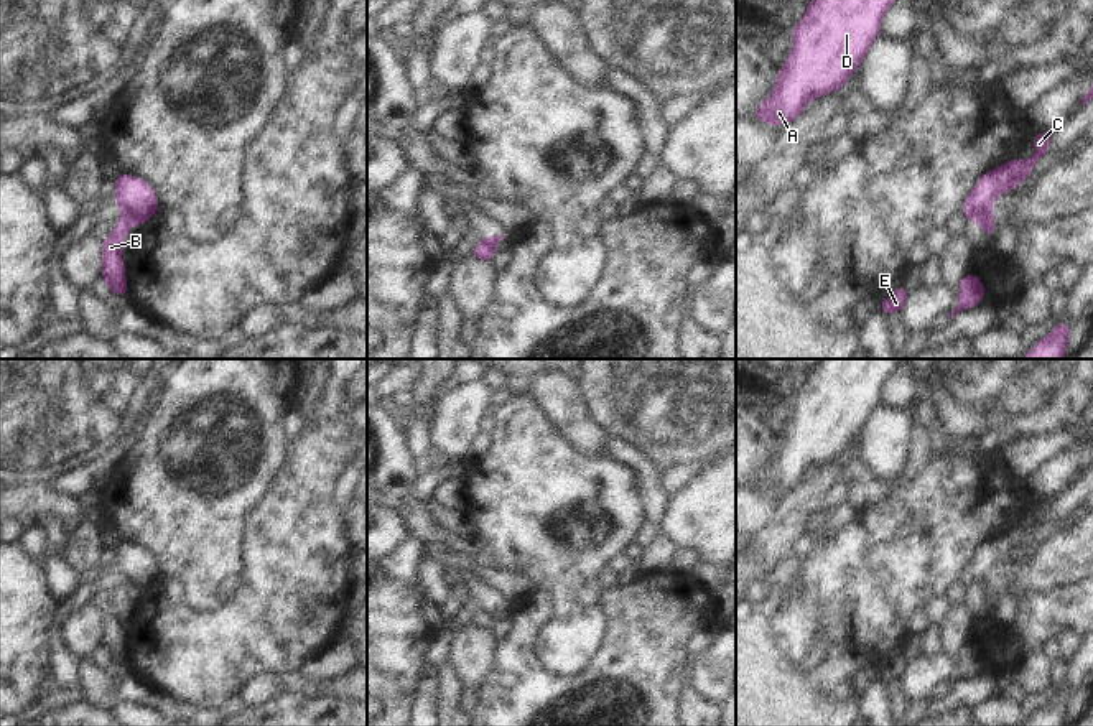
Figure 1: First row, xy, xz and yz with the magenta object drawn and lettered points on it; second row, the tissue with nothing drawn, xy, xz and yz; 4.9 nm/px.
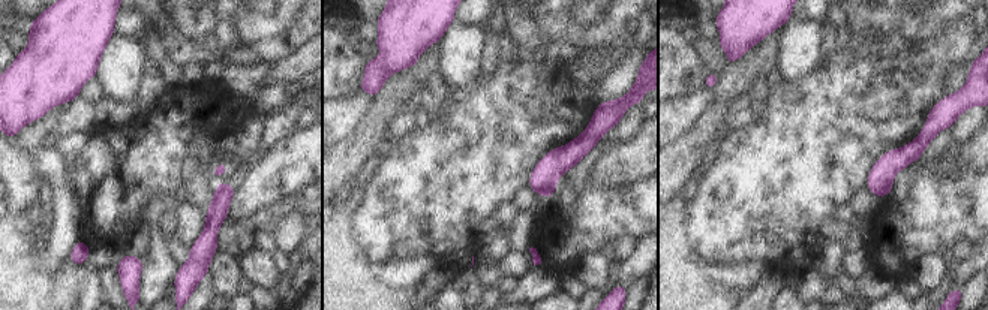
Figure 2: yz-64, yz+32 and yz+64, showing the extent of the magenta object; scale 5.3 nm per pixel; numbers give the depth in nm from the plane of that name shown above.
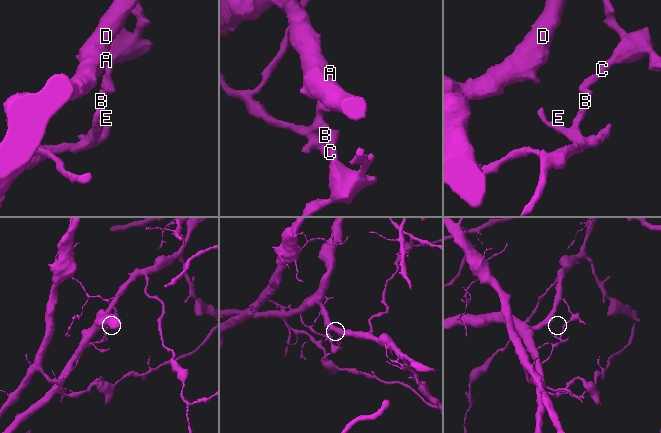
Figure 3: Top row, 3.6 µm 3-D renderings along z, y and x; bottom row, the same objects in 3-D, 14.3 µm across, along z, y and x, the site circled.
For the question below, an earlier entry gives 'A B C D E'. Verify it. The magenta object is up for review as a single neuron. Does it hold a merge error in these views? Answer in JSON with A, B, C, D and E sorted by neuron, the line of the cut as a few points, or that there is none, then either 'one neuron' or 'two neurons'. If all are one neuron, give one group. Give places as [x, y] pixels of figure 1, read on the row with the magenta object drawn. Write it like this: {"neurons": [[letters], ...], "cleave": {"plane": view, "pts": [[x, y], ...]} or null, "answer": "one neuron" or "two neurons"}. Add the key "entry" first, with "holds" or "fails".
{"entry": "fails", "neurons": [["A", "C", "D"], ["B", "E"]], "cleave": {"plane": "yz", "pts": [[991, 216], [981, 226]]}, "answer": "two neurons"}

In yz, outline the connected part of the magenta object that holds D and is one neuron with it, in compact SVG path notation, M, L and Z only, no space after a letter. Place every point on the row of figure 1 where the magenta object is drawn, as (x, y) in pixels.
M812 0L790 36L795 44L772 94L752 117L787 125L815 97L844 89L881 35L881 18L895 0Z

